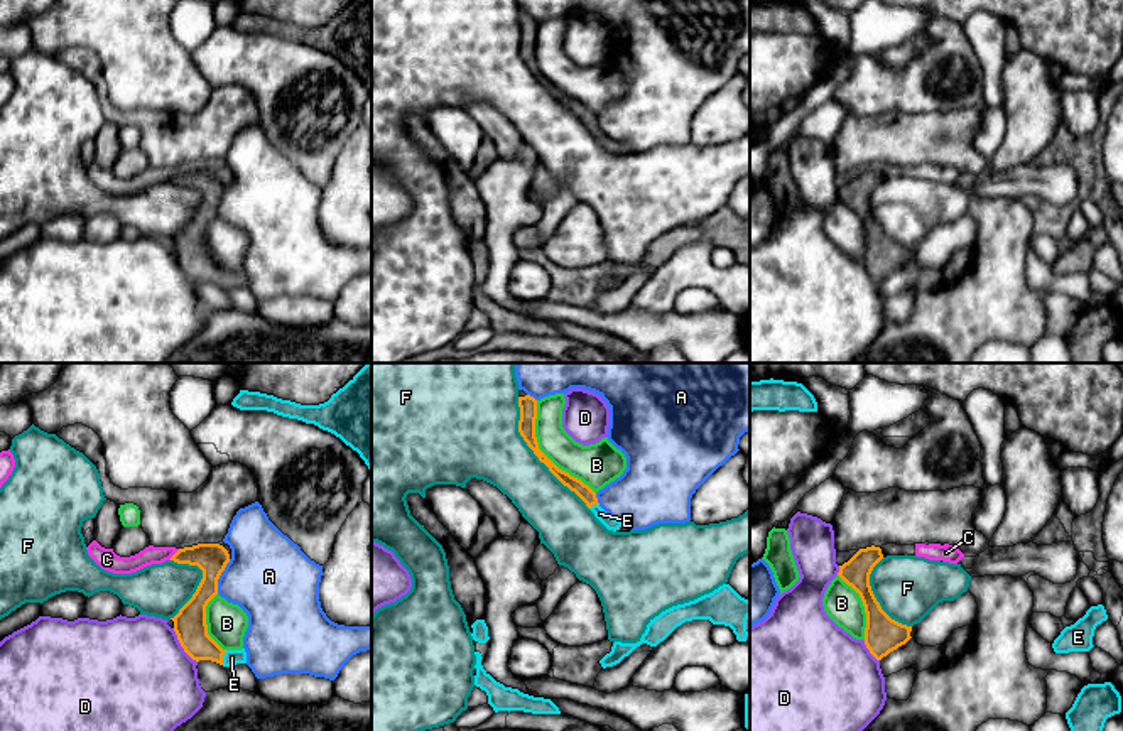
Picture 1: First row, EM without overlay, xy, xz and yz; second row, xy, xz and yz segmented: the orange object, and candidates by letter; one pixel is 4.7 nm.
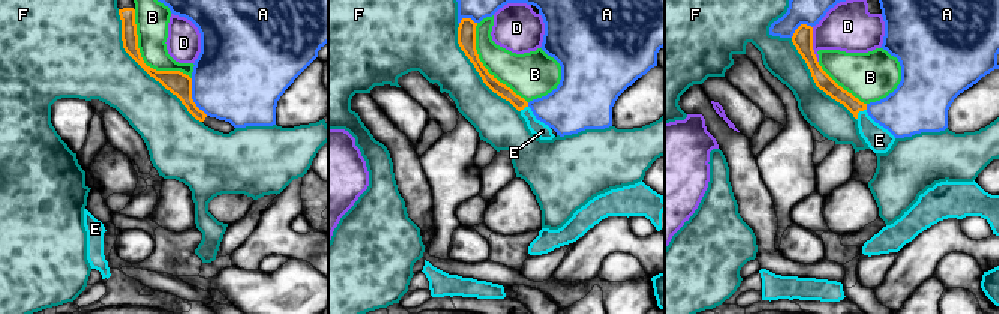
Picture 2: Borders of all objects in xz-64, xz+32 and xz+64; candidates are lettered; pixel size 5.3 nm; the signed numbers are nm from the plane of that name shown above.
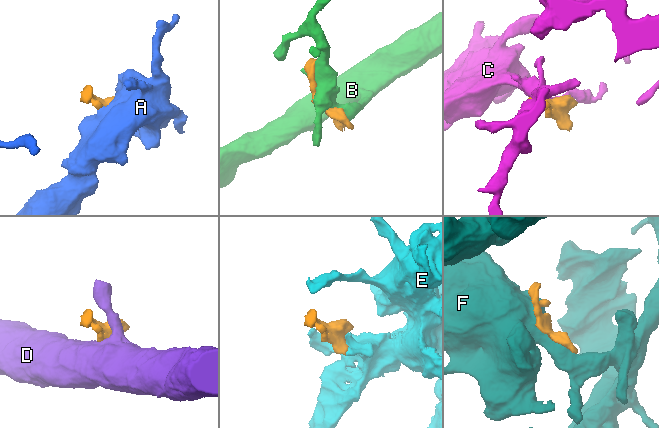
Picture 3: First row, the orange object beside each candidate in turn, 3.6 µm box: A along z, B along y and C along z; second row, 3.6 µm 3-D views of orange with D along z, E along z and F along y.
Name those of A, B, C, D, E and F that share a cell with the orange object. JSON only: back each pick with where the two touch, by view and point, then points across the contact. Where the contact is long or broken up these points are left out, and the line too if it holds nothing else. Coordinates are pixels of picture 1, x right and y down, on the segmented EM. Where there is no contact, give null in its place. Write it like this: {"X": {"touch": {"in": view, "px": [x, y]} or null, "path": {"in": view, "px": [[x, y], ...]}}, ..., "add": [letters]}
{"E": {"touch": {"in": "xy", "px": [222, 657]}, "path": {"in": "xy", "px": [[189, 623], [222, 657], [232, 657]]}}, "add": ["E"]}

